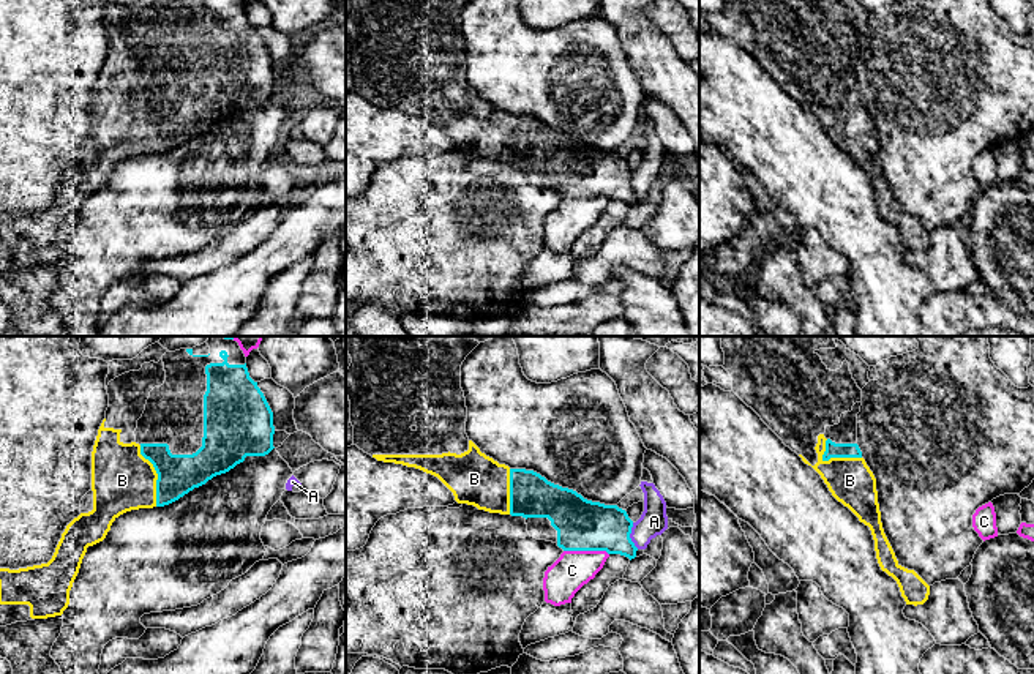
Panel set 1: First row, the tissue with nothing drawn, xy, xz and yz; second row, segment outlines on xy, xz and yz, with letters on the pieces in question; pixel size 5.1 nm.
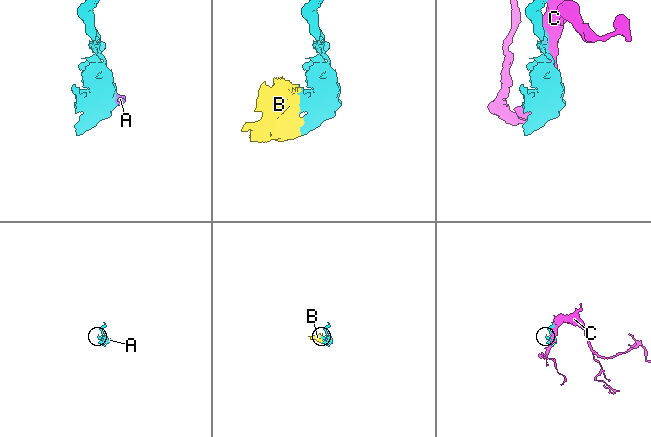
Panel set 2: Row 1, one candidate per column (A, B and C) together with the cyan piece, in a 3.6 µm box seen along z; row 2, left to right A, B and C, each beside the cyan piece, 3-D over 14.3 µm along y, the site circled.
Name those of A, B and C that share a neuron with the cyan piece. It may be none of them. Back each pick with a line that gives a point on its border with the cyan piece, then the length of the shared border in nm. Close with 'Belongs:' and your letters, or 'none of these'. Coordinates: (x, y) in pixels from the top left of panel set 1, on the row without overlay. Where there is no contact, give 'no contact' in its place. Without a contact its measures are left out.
B: xy (158, 122) | 320 nm
Belongs: B

